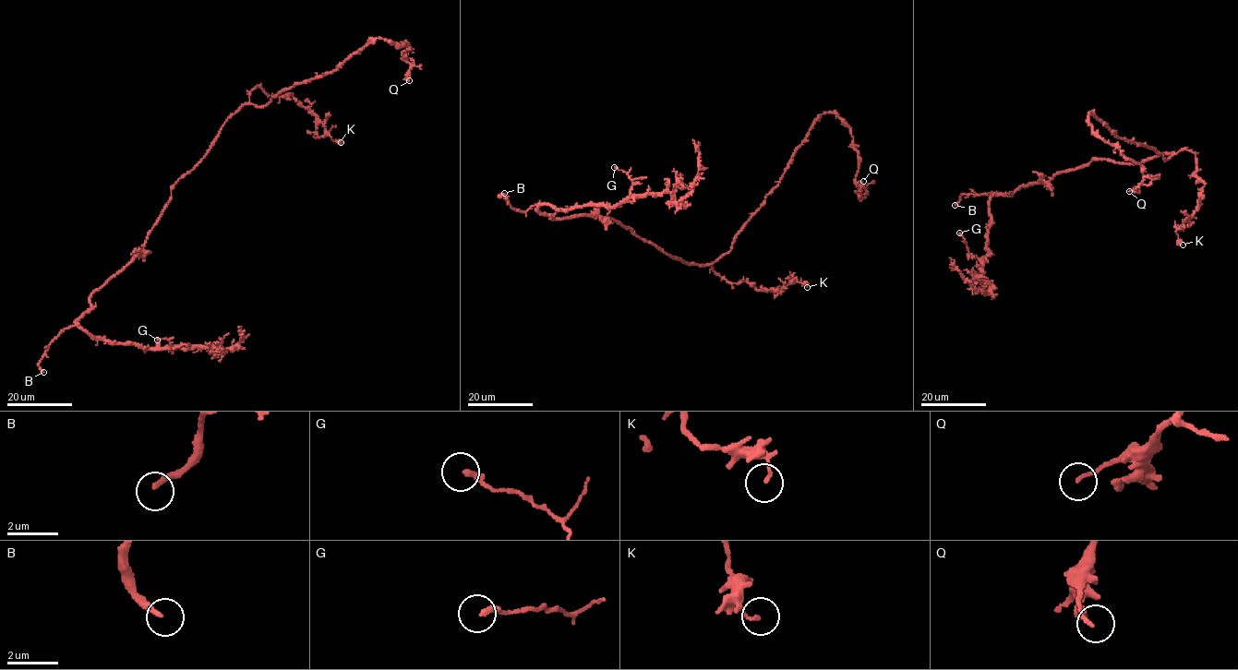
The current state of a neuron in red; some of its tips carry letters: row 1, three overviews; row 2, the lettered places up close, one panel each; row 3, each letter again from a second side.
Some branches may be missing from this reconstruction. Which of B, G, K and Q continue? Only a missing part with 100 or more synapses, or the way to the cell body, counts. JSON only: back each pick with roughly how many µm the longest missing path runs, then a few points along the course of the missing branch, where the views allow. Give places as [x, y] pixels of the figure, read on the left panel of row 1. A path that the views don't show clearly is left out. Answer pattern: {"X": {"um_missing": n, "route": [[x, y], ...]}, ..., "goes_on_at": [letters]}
{"B": {"um_missing": 4}, "goes_on_at": ["B"]}

